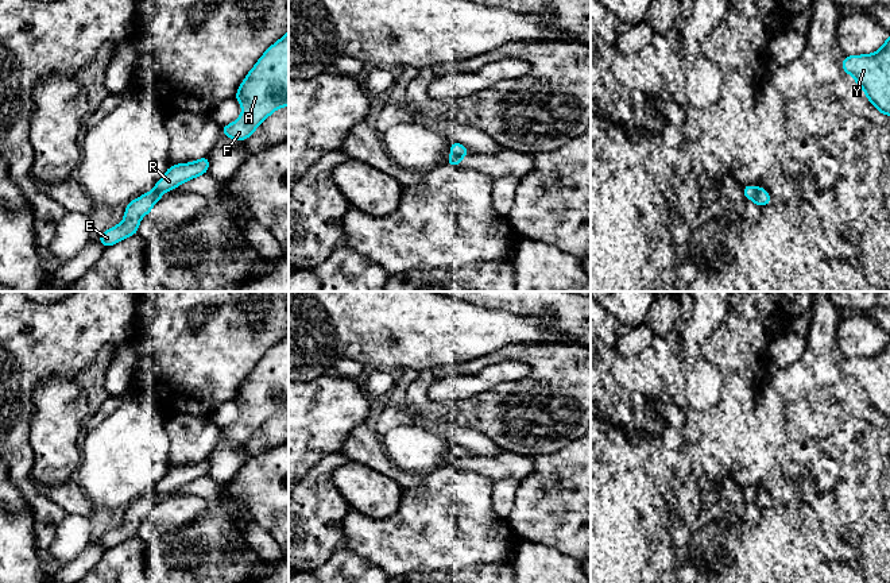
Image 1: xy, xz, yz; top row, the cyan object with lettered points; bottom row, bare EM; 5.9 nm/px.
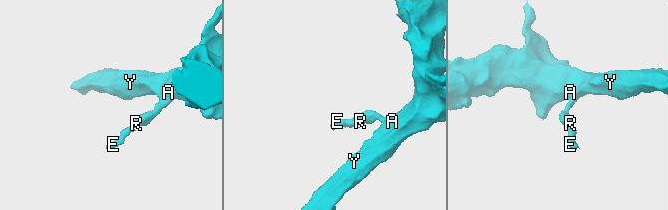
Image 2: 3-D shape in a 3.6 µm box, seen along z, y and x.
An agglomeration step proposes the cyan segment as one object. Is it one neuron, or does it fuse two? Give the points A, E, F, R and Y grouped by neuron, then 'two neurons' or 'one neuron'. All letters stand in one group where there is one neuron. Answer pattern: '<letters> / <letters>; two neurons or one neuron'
A F R Y / E; two neurons

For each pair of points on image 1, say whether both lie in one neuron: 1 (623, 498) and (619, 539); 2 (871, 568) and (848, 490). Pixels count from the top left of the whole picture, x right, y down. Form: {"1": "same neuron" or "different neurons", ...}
{"1": "same neuron", "2": "different neurons"}

